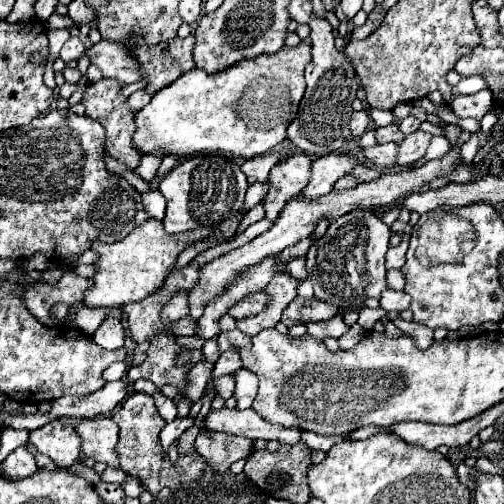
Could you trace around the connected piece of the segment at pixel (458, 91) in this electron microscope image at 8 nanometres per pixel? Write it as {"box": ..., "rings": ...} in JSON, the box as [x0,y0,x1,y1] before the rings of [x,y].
{"box":[454,76,486,96],"rings":[[[468,76],[468,78],[462,78],[456,86],[454,86],[454,96],[462,96],[462,94],[474,94],[474,92],[478,92],[478,90],[482,90],[482,88],[486,88],[486,82],[484,82],[484,78],[480,78],[480,76]]]}

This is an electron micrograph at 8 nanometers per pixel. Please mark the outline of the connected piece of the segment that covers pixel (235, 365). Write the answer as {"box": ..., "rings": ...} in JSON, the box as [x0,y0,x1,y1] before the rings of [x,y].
{"box":[211,347,242,384],"rings":[[[234,347],[222,353],[214,365],[212,372],[211,384],[214,384],[216,378],[235,372],[242,368],[242,361],[239,357],[238,351],[234,351]]]}

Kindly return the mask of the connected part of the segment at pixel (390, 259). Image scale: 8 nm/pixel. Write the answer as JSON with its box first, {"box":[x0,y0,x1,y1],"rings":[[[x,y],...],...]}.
{"box":[386,234,408,268],"rings":[[[402,234],[402,244],[396,248],[390,248],[386,254],[386,268],[402,268],[406,260],[406,250],[408,250],[408,234]]]}

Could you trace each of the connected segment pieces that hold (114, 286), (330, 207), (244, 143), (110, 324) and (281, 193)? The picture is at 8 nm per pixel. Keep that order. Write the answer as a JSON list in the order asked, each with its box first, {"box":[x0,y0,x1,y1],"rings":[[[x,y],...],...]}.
[{"box":[86,220,212,306],"rings":[[[146,220],[136,230],[132,230],[124,240],[102,244],[94,242],[92,250],[100,254],[100,260],[96,262],[98,274],[94,276],[94,286],[86,292],[86,304],[88,306],[122,306],[128,302],[144,300],[146,296],[154,294],[164,278],[174,268],[178,256],[182,250],[186,250],[190,244],[204,240],[210,236],[212,228],[196,228],[194,232],[182,232],[182,234],[166,234],[160,220]]]},{"box":[190,150,476,318],"rings":[[[452,150],[452,152],[450,152],[448,156],[444,156],[442,160],[430,160],[430,162],[426,162],[424,166],[412,168],[412,170],[410,170],[410,168],[404,168],[404,170],[398,170],[398,172],[392,172],[392,174],[382,174],[378,180],[368,182],[368,184],[358,184],[358,186],[352,188],[352,190],[344,190],[344,192],[334,192],[334,190],[332,190],[330,194],[326,194],[326,196],[322,196],[322,198],[316,198],[316,200],[304,198],[304,196],[300,196],[298,200],[290,200],[290,202],[284,206],[284,210],[282,210],[280,218],[276,220],[276,224],[274,224],[268,232],[260,234],[258,238],[254,238],[252,242],[244,244],[242,248],[230,250],[228,254],[216,258],[216,260],[212,260],[212,262],[208,262],[208,264],[202,268],[198,284],[190,290],[190,316],[192,316],[192,318],[200,318],[204,306],[208,304],[208,300],[212,300],[214,296],[222,294],[222,292],[226,290],[230,278],[238,276],[244,268],[254,266],[254,264],[262,262],[264,258],[274,256],[276,252],[288,248],[290,244],[296,244],[298,240],[308,238],[308,236],[314,232],[318,220],[322,220],[322,218],[326,218],[326,220],[334,220],[334,218],[336,218],[336,220],[338,220],[340,216],[344,216],[344,214],[348,214],[348,212],[352,212],[352,210],[358,210],[358,208],[370,210],[372,206],[386,206],[386,204],[392,204],[392,202],[396,202],[396,200],[408,196],[410,192],[418,192],[418,188],[420,188],[424,182],[430,182],[430,180],[436,178],[436,176],[448,176],[450,182],[472,182],[472,180],[476,178],[476,174],[472,172],[472,166],[462,162],[462,166],[456,168],[456,158],[458,158],[458,152]]]},{"box":[134,42,310,158],"rings":[[[300,42],[294,48],[280,48],[276,54],[258,54],[256,58],[240,60],[228,70],[208,74],[204,70],[190,70],[176,82],[154,94],[152,102],[144,106],[136,116],[134,144],[144,152],[152,154],[158,148],[166,148],[168,154],[192,156],[192,154],[224,154],[236,158],[254,158],[270,152],[276,144],[286,138],[288,124],[296,118],[298,104],[304,96],[304,68],[310,62],[310,44]]]},{"box":[92,318,126,350],"rings":[[[106,318],[100,328],[92,334],[92,340],[104,350],[118,350],[124,346],[126,330],[118,318]]]},{"box":[263,154,312,220],"rings":[[[292,154],[284,162],[278,162],[268,176],[270,190],[263,204],[265,218],[275,220],[286,200],[300,195],[310,178],[312,160],[306,154]]]}]

